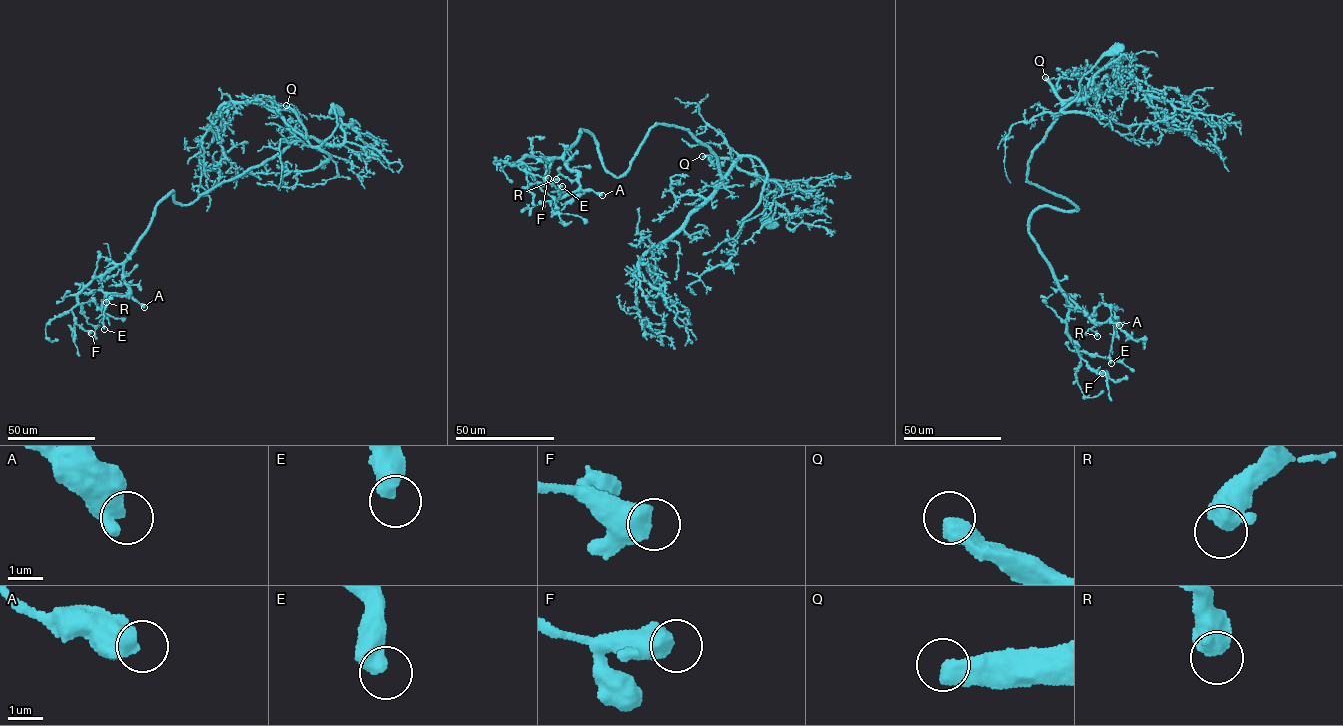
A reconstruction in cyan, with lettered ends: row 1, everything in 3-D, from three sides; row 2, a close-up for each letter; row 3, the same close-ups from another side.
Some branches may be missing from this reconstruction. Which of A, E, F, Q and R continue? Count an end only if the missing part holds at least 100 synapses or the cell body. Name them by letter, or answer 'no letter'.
Q

